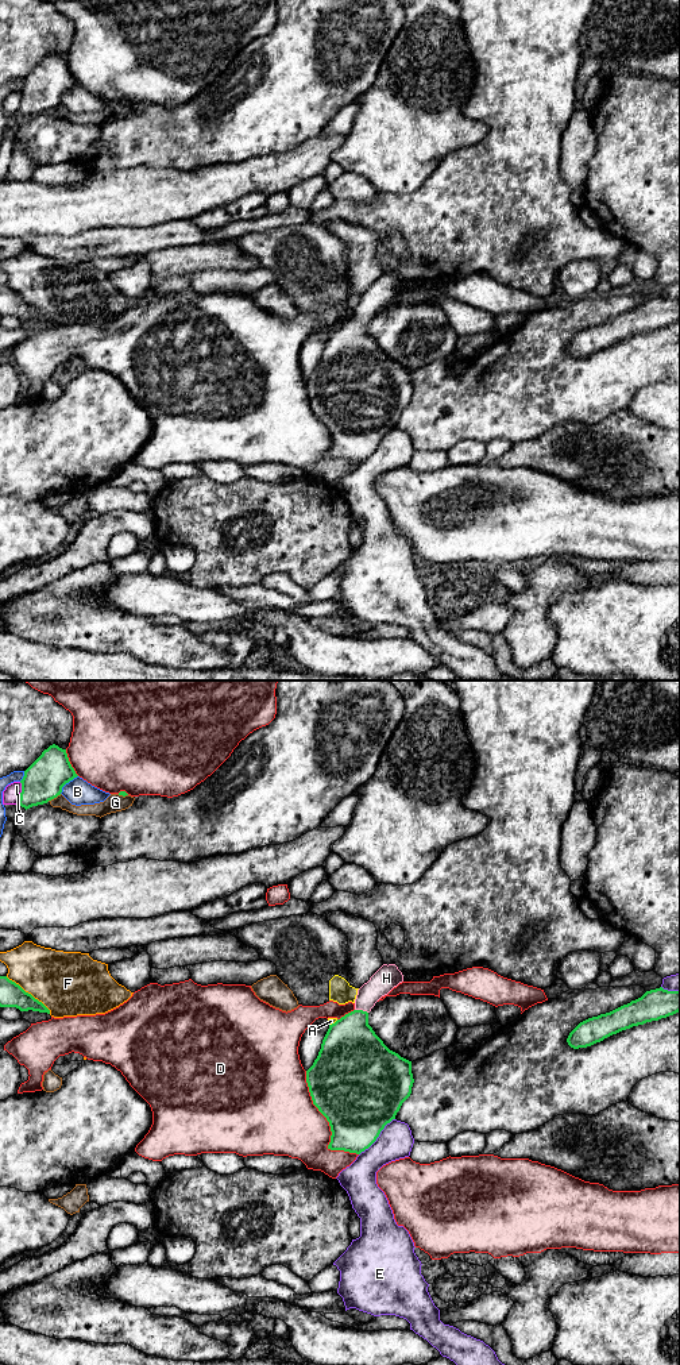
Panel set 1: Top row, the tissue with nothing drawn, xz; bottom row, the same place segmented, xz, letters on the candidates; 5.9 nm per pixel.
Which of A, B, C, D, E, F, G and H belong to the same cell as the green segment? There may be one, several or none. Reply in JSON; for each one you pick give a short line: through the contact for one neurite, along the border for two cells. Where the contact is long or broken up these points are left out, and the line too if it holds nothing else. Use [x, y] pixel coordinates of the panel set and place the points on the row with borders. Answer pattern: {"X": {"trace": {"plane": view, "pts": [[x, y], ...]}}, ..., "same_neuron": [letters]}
{"H": {"trace": {"plane": "xz", "pts": [[351, 1051], [351, 1033], [362, 1010], [366, 998], [386, 978]]}}, "same_neuron": ["H"]}

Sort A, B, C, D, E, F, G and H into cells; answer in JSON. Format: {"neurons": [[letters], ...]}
{"neurons": [["A"], ["B"], ["C"], ["D"], ["E"], ["F"], ["G"], ["H"]]}

